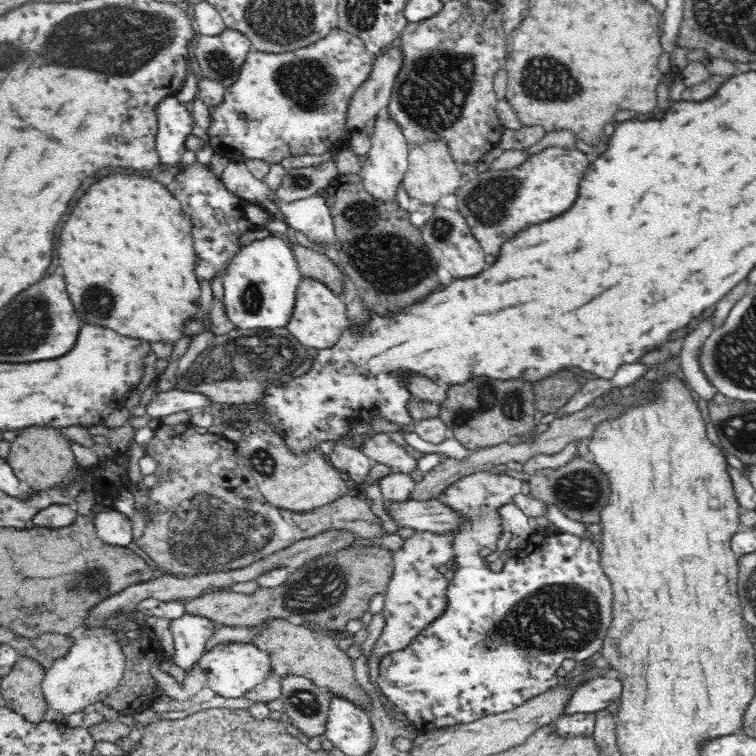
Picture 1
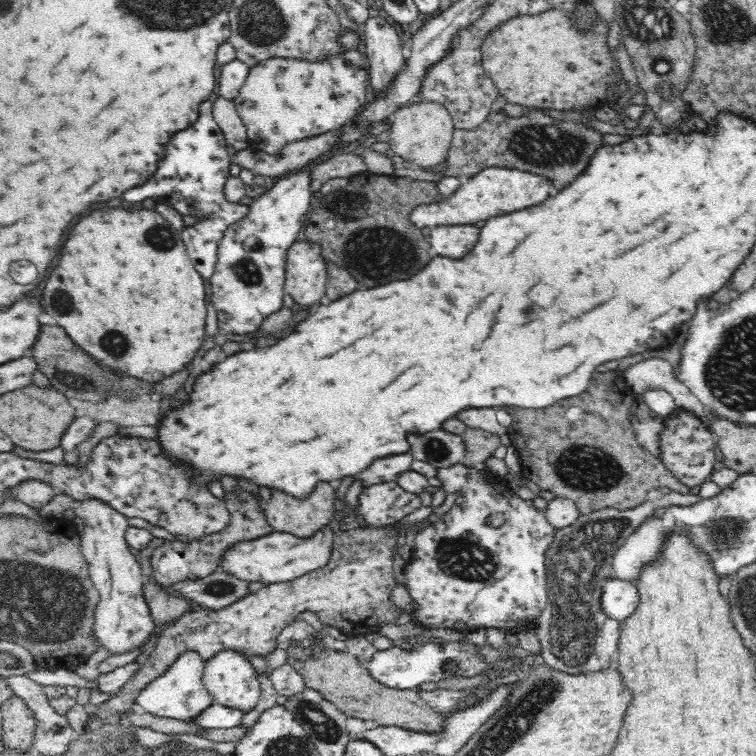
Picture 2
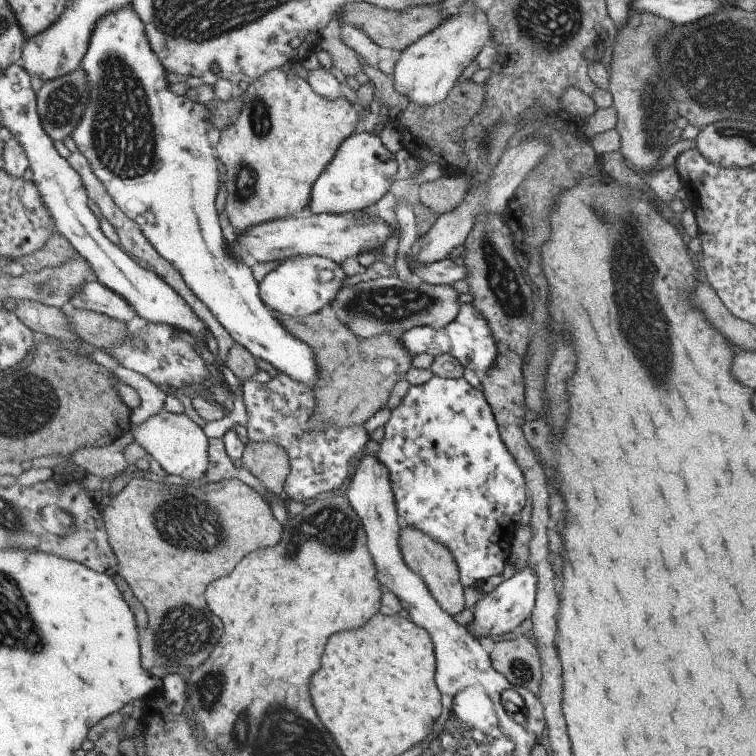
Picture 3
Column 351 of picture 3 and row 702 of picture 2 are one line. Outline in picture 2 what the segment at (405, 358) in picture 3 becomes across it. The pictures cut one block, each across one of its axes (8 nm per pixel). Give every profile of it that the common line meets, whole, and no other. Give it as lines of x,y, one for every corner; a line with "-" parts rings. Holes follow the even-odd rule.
320,646
325,655
323,658
312,658
302,661
290,658
290,664
304,677
305,685
320,693
326,702
338,707
347,718
374,720
379,726
399,726
421,733
440,736
447,729
447,715
436,712
419,696
415,689
390,689
375,681
365,664
349,653
348,650
333,651

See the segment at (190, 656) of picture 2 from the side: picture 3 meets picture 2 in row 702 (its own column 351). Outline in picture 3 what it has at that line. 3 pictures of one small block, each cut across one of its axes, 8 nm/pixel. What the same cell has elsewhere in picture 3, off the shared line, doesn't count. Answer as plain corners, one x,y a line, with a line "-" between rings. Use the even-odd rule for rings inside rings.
369,129
345,140
332,164
325,170
313,188
308,214
348,214
362,212
369,206
377,204
385,194
389,193
397,174
395,154
385,148
381,138

